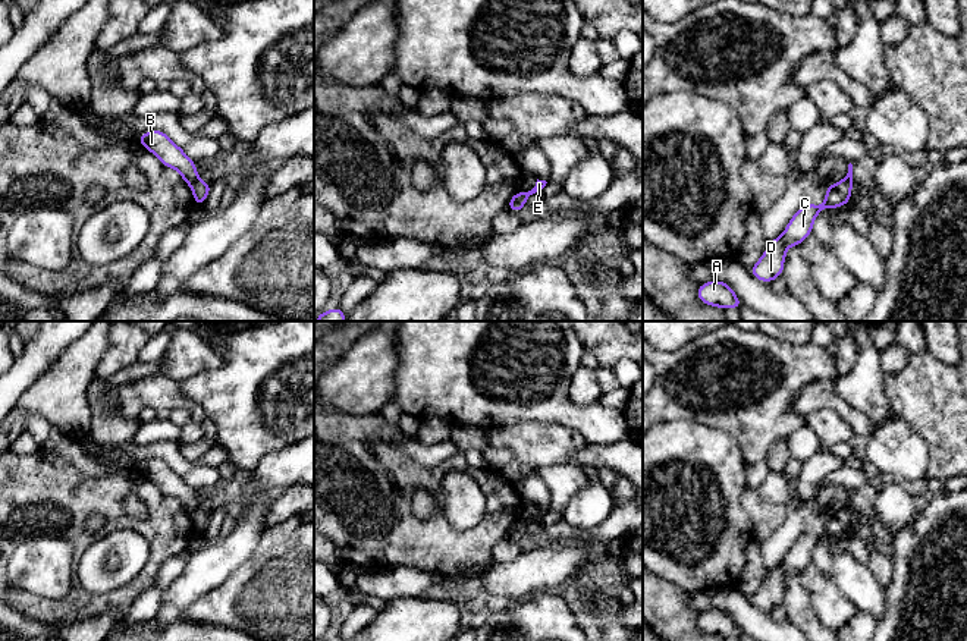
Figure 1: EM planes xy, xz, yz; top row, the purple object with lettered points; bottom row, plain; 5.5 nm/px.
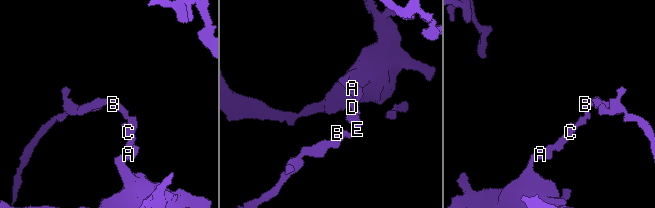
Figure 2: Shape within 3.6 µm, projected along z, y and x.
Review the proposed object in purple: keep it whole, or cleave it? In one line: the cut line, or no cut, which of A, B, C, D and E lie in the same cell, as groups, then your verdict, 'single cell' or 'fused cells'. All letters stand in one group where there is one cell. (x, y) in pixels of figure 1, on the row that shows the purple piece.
xy (198, 179), (191, 187) | A C D E / B | fused cells

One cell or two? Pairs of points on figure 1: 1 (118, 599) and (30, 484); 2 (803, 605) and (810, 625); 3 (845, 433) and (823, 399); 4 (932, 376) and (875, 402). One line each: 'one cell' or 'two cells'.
1: one cell
2: one cell
3: two cells
4: two cells

